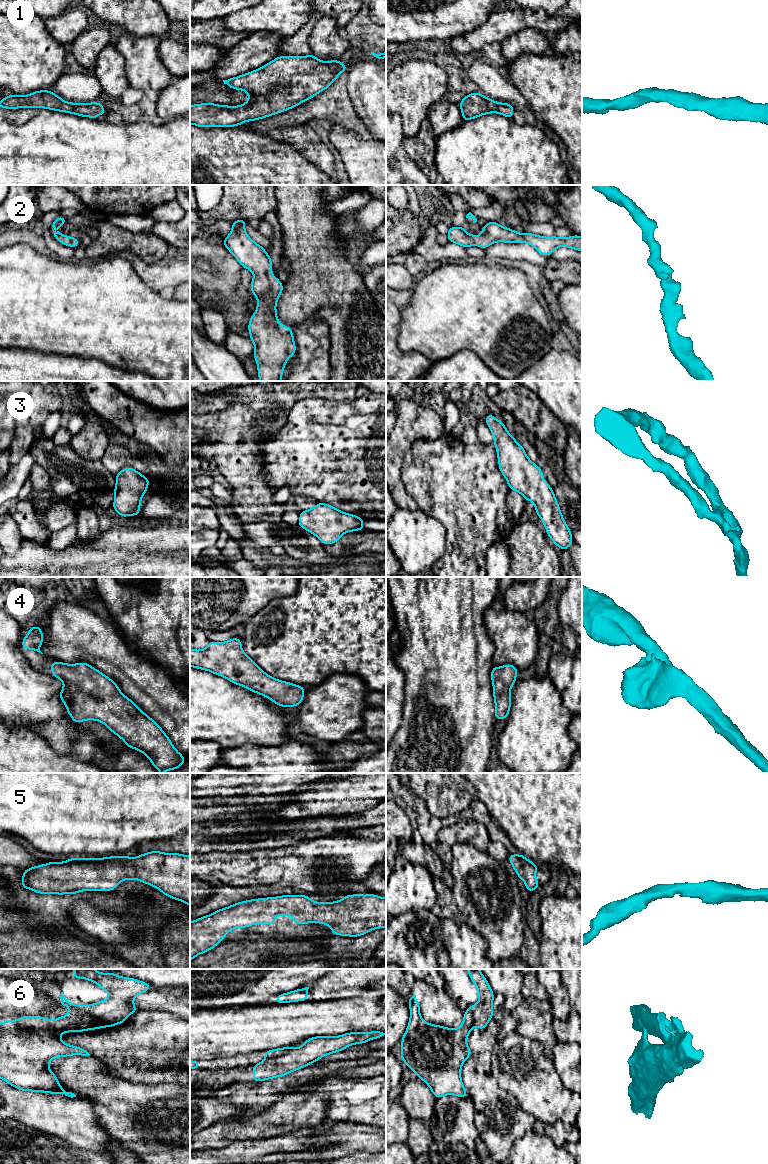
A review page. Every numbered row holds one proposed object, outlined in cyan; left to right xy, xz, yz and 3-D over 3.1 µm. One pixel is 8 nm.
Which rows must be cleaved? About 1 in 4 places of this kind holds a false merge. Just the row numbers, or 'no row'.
6

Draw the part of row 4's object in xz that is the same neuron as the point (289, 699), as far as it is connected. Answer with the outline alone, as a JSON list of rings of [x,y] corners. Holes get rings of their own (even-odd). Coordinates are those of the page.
[[[231,638],[227,642],[210,641],[208,646],[202,650],[190,649],[190,666],[222,676],[233,684],[243,686],[254,693],[267,697],[276,705],[285,708],[299,706],[303,701],[305,687],[284,682],[266,674],[244,653],[240,638]]]

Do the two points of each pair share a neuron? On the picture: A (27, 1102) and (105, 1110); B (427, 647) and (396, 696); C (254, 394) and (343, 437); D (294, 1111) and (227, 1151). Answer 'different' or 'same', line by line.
A: different
B: different
C: different
D: different

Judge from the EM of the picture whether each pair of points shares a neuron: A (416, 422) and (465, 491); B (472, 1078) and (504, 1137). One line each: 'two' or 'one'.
A: two
B: one

